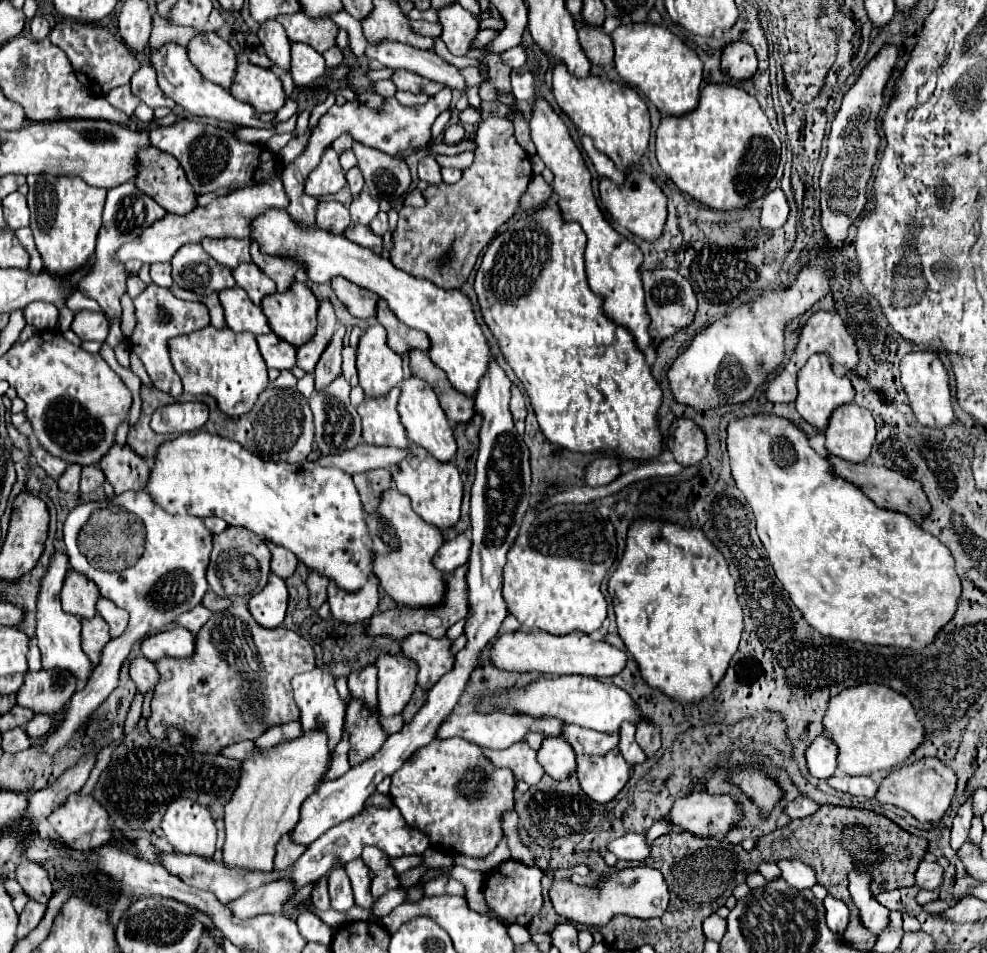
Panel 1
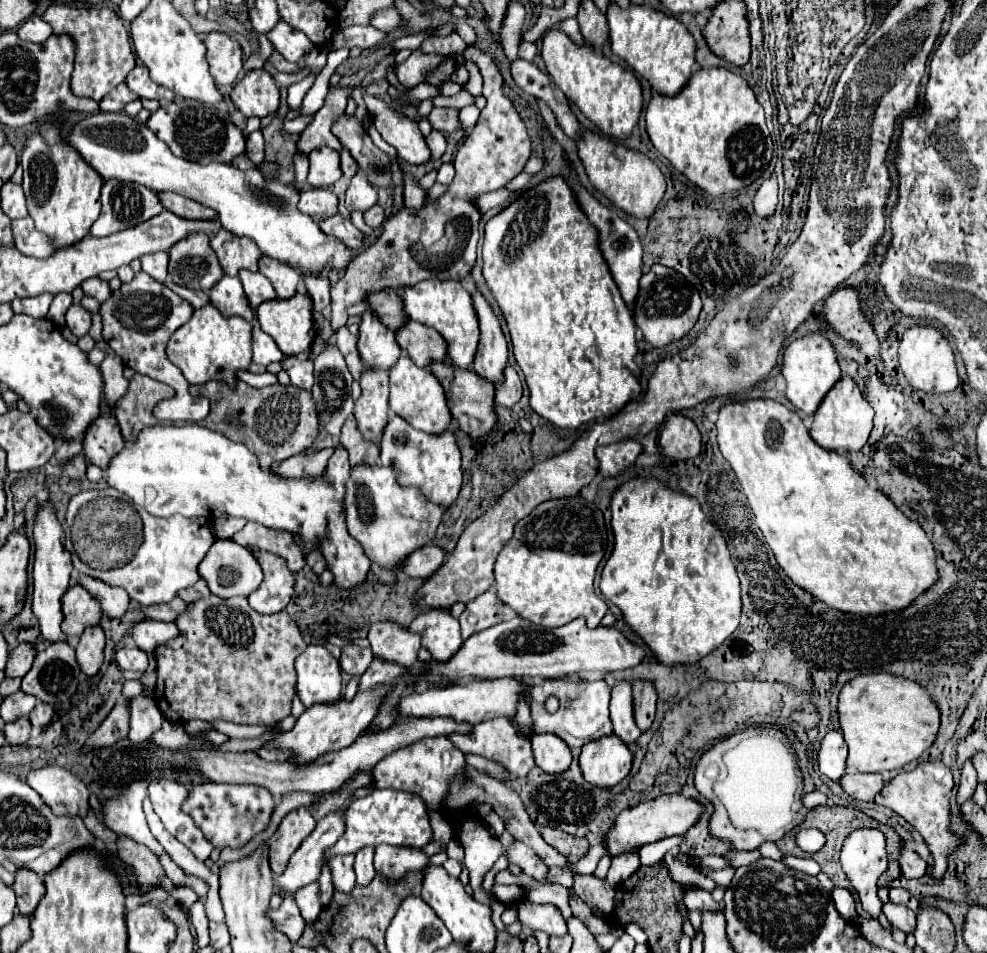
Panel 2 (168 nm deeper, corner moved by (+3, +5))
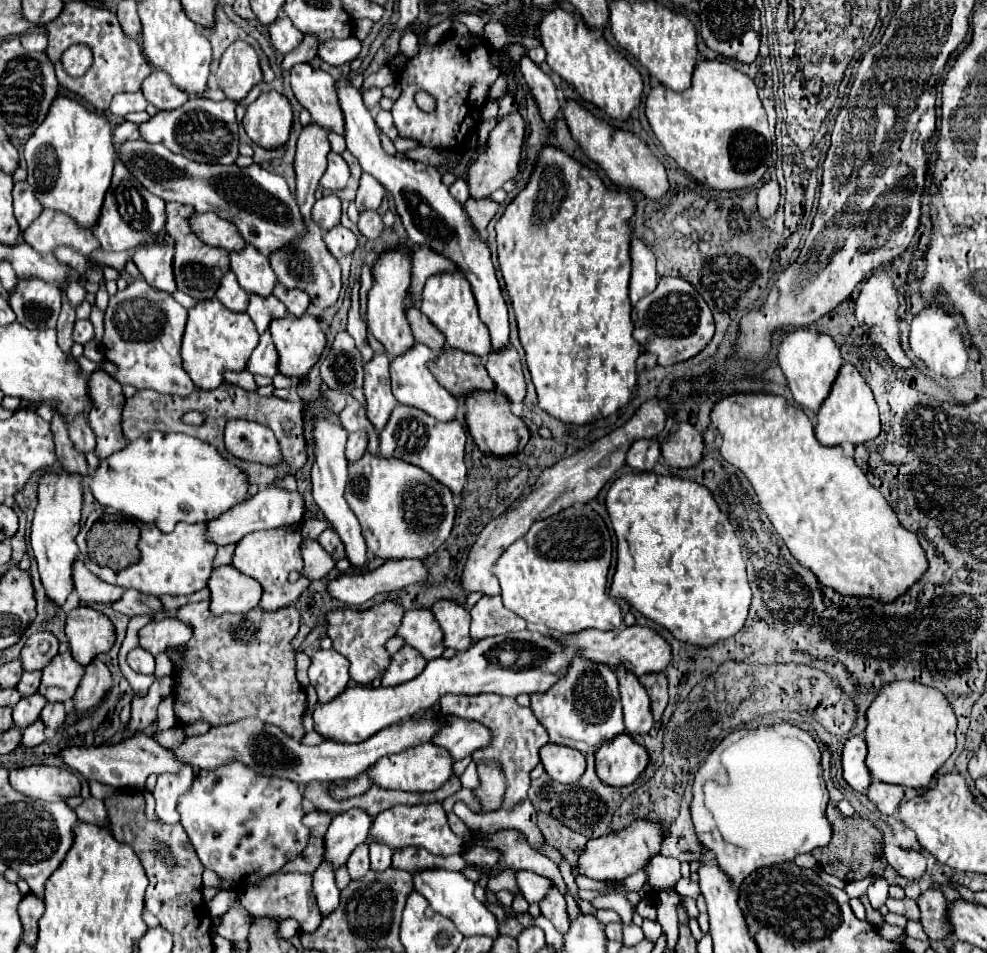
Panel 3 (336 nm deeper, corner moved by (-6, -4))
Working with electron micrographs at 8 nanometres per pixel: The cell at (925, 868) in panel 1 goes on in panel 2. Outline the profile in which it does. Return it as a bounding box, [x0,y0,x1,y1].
[899,849,929,879]

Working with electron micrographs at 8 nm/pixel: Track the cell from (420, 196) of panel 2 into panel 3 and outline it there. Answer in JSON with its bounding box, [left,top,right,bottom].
[336,78,510,350]

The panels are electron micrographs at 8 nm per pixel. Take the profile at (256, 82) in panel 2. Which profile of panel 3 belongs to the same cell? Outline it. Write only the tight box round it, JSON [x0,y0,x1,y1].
[242,92,292,150]

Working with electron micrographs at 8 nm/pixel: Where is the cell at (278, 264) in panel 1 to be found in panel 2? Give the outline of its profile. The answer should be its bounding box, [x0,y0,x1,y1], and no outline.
[259,255,299,299]

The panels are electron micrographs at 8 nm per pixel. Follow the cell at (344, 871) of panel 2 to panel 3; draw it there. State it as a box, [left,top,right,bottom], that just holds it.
[348,844,370,880]

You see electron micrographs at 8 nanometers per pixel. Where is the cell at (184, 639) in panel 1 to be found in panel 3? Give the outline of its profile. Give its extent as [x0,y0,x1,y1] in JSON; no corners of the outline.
[138,618,192,654]

